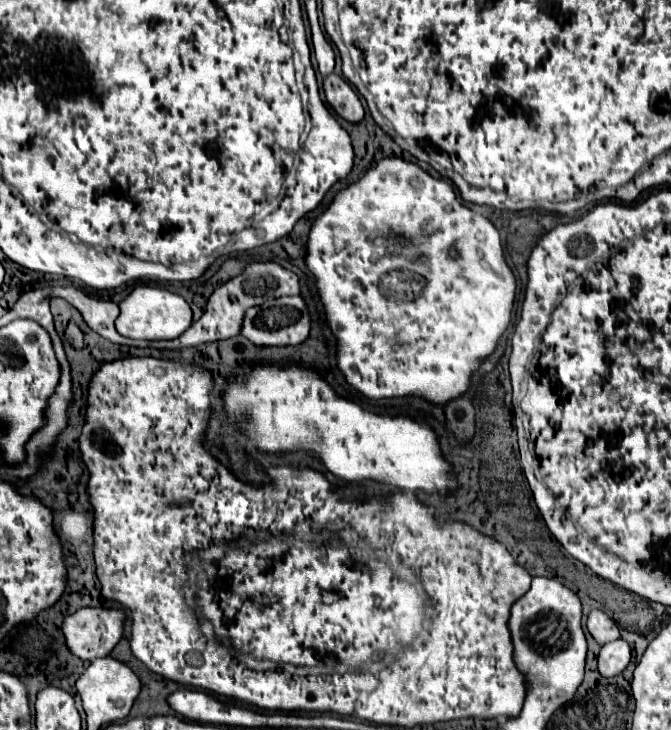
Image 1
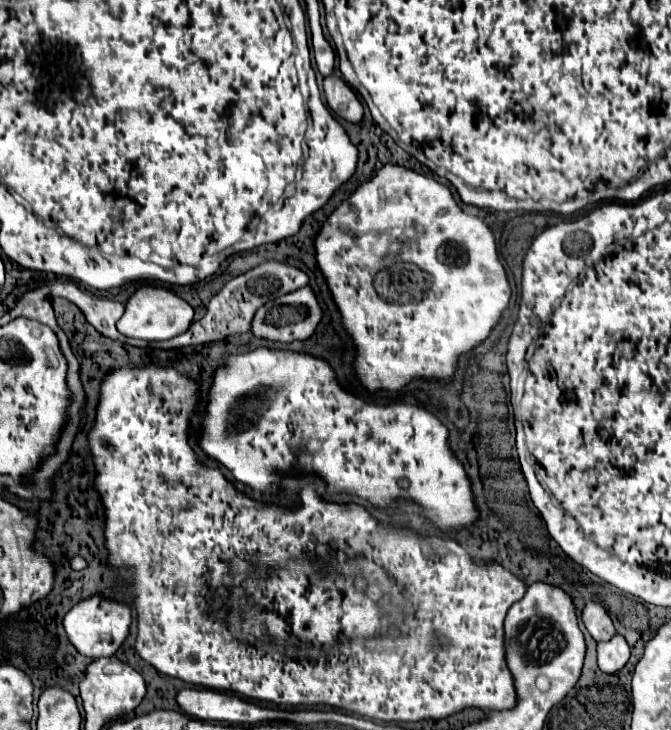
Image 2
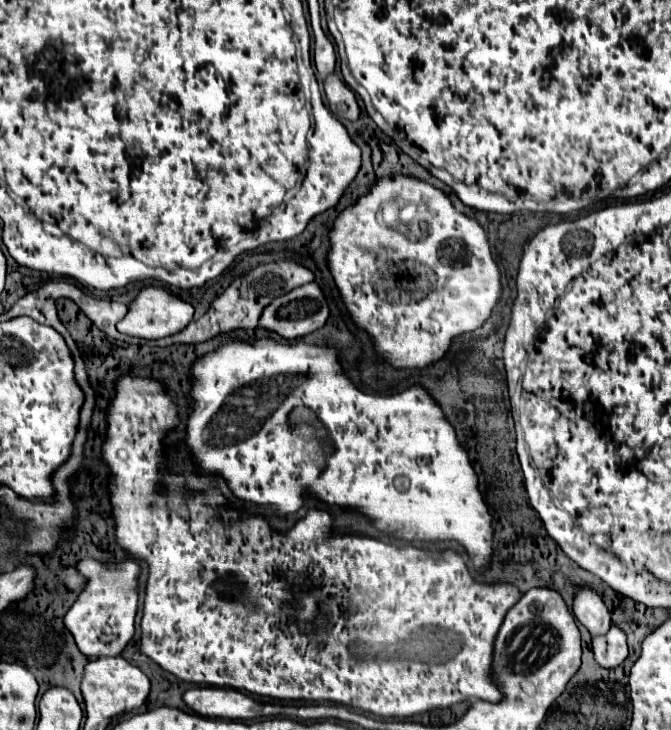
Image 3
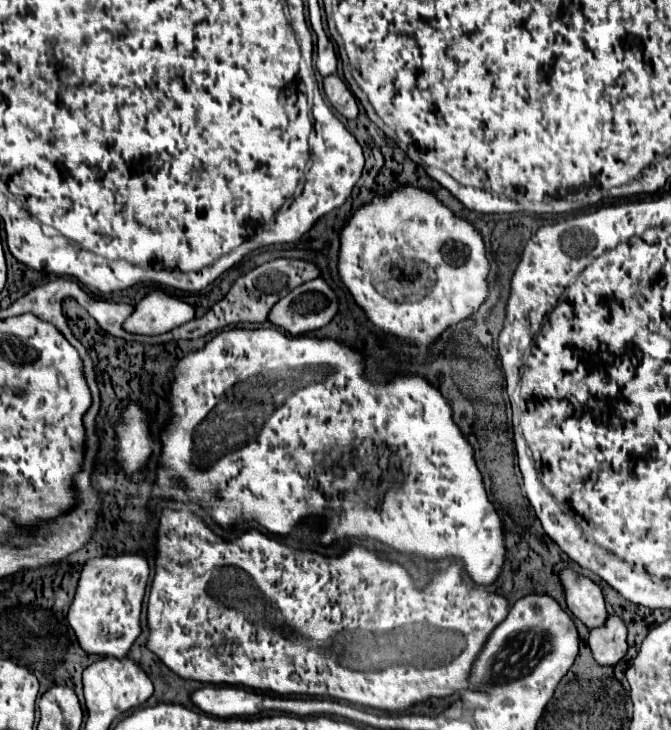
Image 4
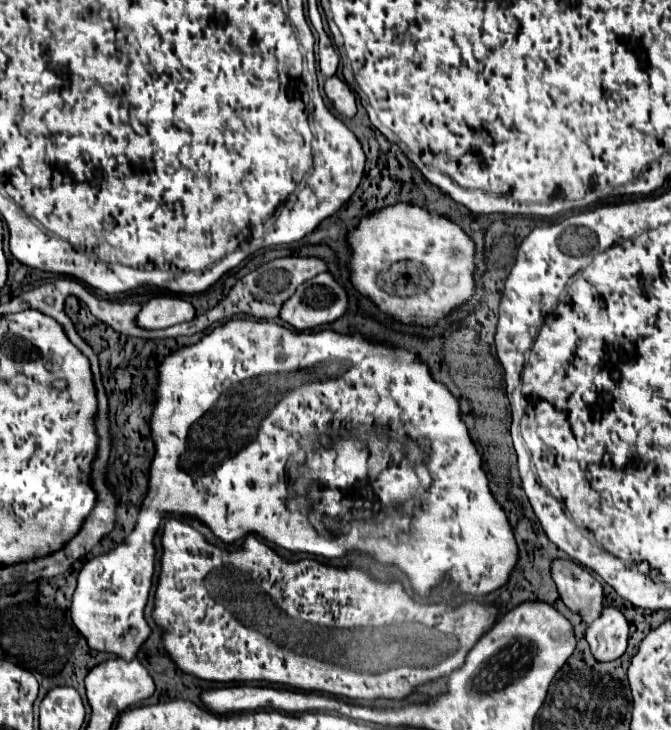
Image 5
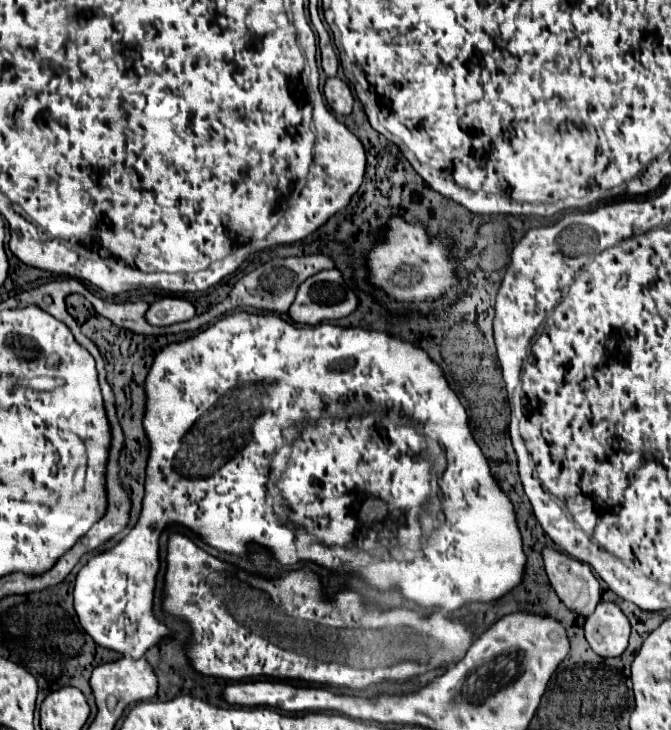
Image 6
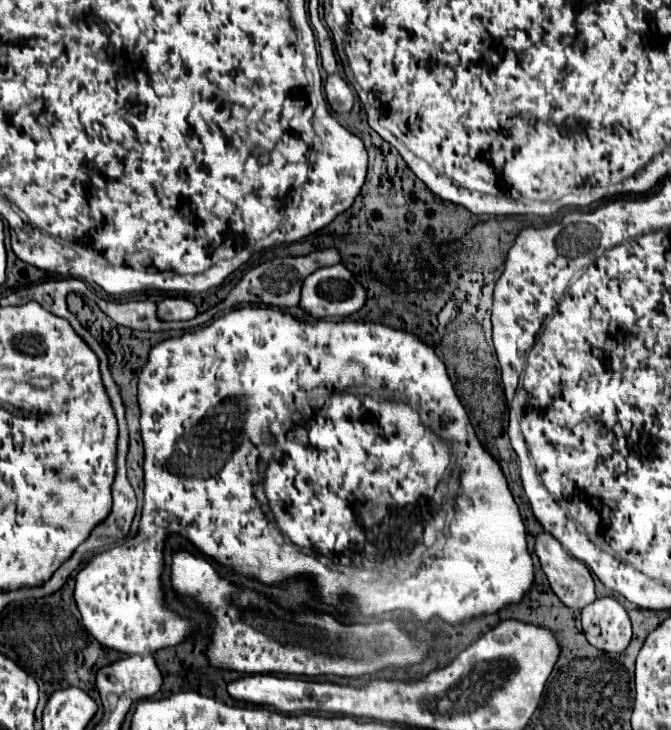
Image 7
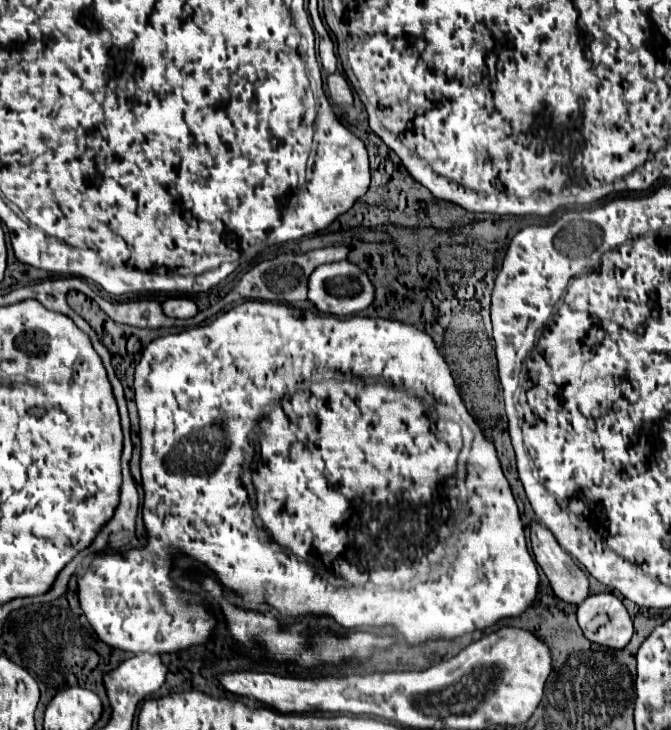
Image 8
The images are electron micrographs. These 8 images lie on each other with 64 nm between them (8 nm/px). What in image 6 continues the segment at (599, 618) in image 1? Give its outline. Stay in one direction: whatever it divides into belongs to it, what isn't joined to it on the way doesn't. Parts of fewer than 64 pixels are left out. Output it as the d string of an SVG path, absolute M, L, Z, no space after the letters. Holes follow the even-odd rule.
M544 548L542 556L550 584L566 608L578 616L590 616L600 604L600 584L590 566L554 548Z

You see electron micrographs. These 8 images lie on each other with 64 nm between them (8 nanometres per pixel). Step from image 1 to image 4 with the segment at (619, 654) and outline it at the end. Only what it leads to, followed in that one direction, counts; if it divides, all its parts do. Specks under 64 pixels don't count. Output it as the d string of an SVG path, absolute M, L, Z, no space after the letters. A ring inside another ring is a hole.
M608 616L604 628L590 630L588 646L598 664L616 666L626 656L626 650L628 650L626 626L624 626L622 618Z

